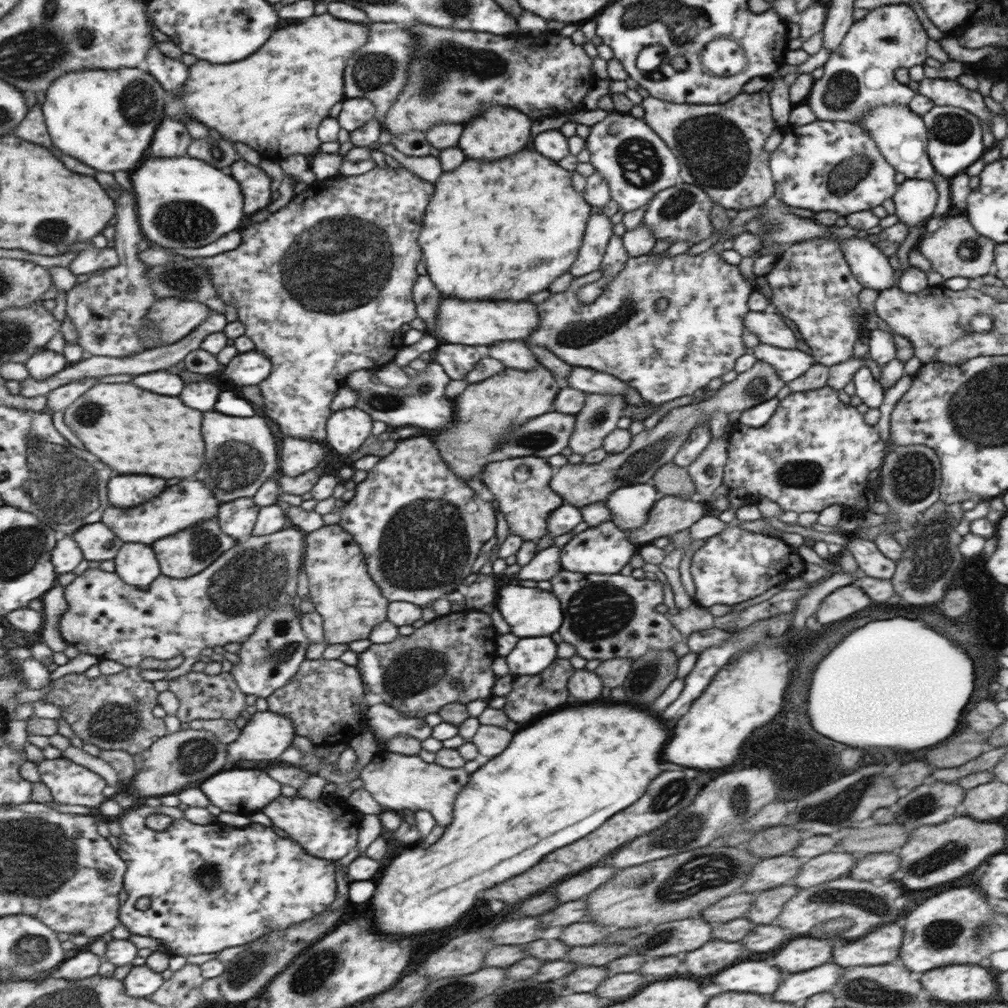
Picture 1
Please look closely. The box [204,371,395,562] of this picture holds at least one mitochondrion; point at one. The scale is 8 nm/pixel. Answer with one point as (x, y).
(234, 466)

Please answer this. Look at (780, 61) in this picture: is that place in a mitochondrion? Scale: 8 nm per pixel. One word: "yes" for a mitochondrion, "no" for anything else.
no

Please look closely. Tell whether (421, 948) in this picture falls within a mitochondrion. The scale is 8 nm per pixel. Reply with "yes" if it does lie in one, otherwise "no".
no

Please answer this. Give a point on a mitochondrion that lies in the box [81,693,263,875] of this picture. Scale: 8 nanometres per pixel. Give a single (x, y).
(115, 722)

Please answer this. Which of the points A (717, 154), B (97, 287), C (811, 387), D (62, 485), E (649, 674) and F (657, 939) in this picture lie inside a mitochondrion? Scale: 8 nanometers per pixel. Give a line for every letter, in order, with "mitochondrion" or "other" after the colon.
A: mitochondrion
B: other
C: other
D: mitochondrion
E: mitochondrion
F: mitochondrion

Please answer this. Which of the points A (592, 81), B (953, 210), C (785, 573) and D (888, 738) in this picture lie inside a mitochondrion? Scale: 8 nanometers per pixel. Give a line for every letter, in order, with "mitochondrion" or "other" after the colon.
A: other
B: other
C: other
D: other

